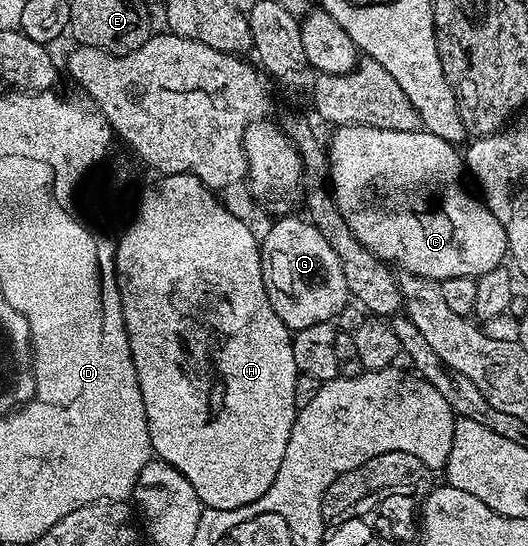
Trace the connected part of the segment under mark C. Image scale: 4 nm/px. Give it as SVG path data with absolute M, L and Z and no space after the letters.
M339 125L333 130L334 134L330 137L328 144L328 156L330 158L330 188L334 190L334 202L348 227L352 227L352 235L364 243L368 251L375 253L381 261L399 265L399 270L427 277L436 282L453 277L472 277L479 278L488 271L499 268L503 264L502 260L507 260L508 250L506 247L506 236L504 227L500 227L500 219L490 213L490 208L486 206L477 196L474 197L462 186L462 173L464 177L464 161L453 144L436 135L425 131L413 133L412 131L388 131L380 127L371 125Z

